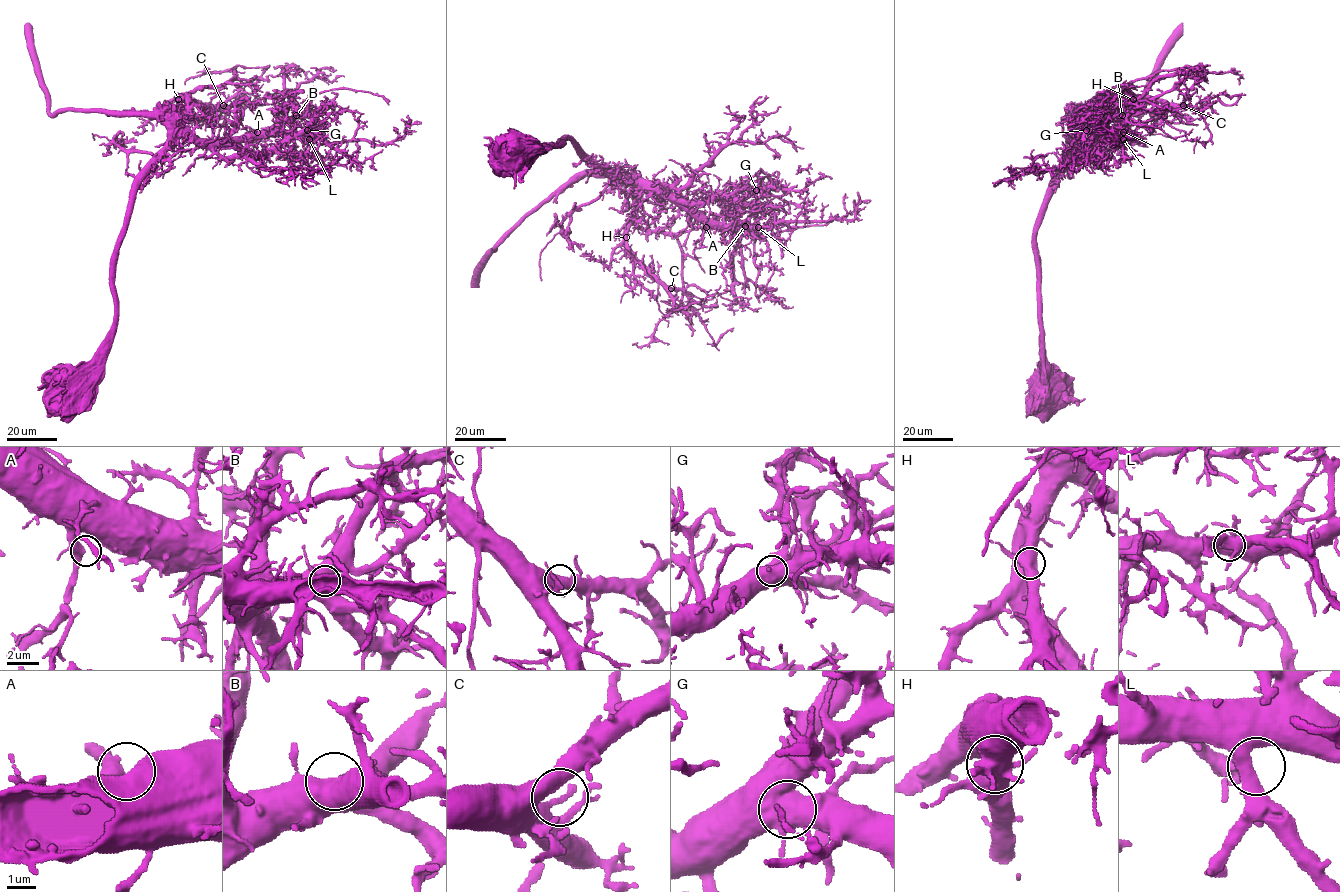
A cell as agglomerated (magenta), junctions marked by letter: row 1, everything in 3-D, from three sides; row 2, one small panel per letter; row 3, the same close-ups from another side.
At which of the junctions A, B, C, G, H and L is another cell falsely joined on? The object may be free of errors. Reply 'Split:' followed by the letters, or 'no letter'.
Split: no letter

